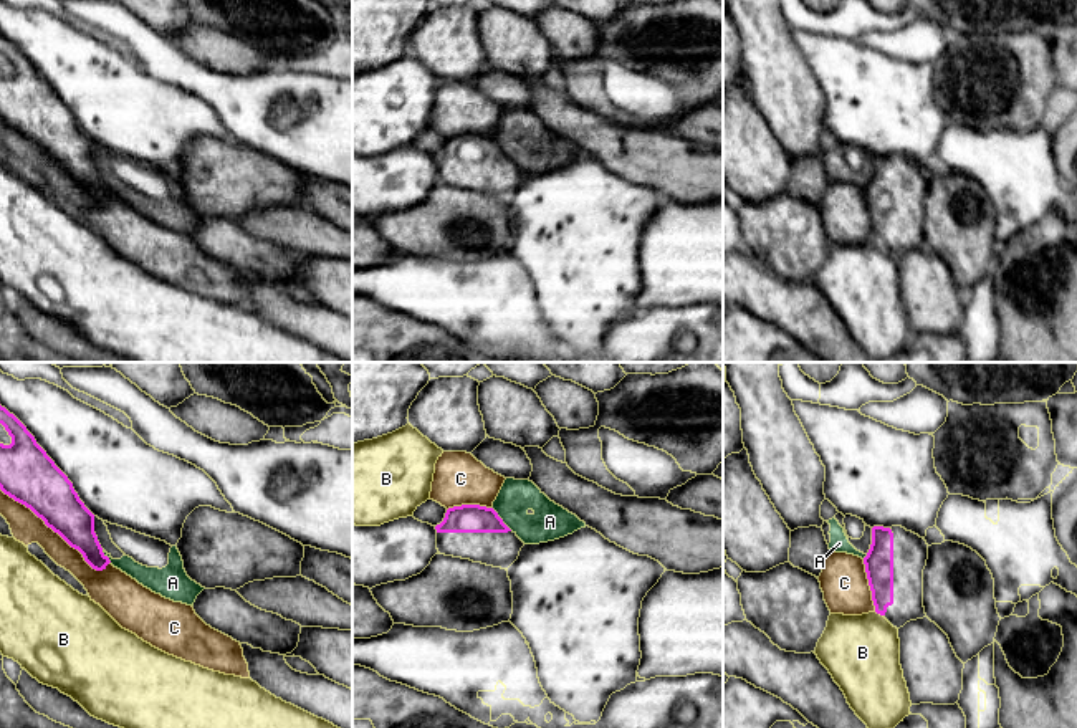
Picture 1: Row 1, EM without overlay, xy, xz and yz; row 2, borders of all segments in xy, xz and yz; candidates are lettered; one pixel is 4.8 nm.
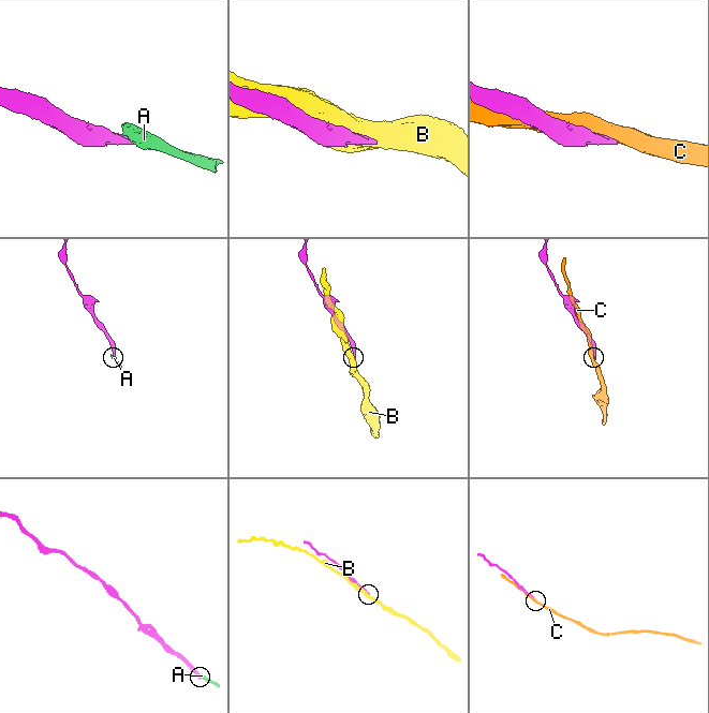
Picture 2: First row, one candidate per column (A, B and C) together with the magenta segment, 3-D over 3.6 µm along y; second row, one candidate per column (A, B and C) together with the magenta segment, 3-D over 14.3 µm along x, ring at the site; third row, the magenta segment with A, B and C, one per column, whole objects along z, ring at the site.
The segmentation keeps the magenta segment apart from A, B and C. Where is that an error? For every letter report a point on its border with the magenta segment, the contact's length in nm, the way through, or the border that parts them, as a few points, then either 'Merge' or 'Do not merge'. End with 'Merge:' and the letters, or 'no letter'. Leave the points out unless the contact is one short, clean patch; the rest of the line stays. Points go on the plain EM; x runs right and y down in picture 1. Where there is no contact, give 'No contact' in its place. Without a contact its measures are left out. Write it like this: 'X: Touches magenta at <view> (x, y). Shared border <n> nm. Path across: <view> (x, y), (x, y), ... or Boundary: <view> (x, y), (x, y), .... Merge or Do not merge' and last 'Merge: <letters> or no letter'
A: Touches magenta at xz (500, 148). Shared border 160 nm. Boundary: xz (492, 136), (512, 159). Do not merge
B: Touches magenta at yz (879, 242). Shared border 50 nm. Do not merge
C: Touches magenta at xy (55, 161). Shared border 650 nm. Do not merge
Merge: no letter

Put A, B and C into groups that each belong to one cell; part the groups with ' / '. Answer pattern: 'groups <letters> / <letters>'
groups A / B / C

